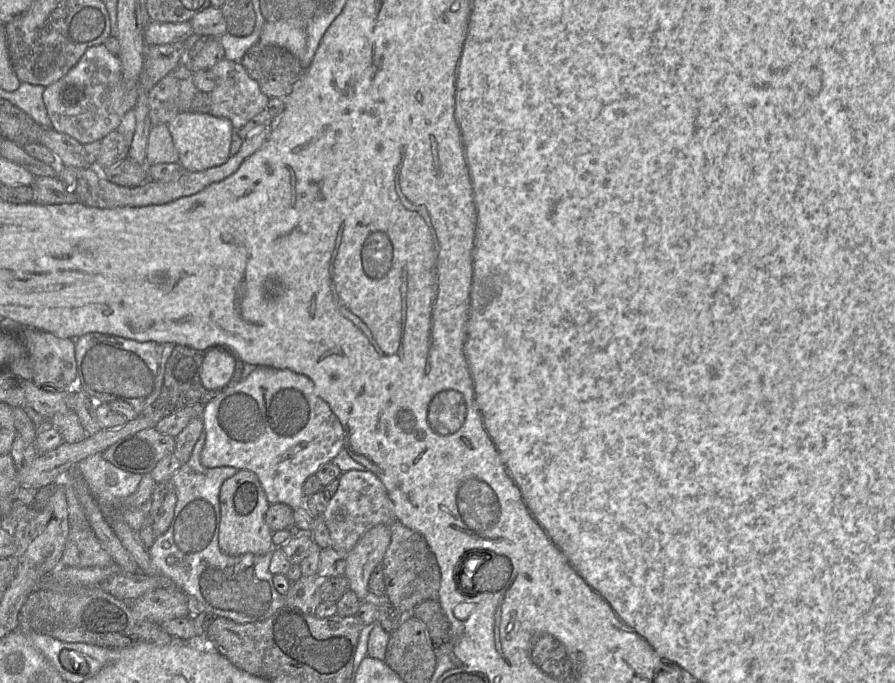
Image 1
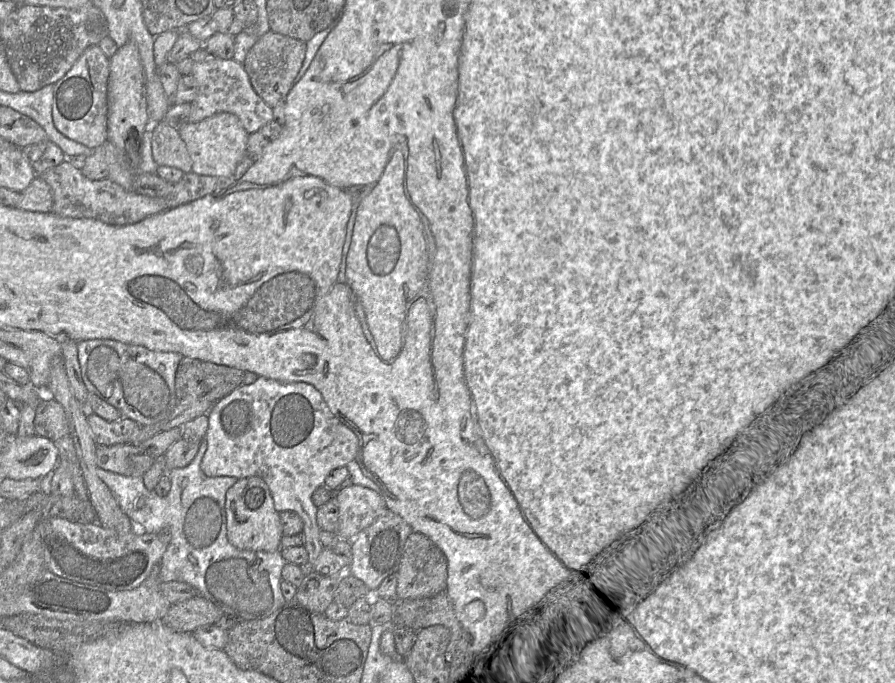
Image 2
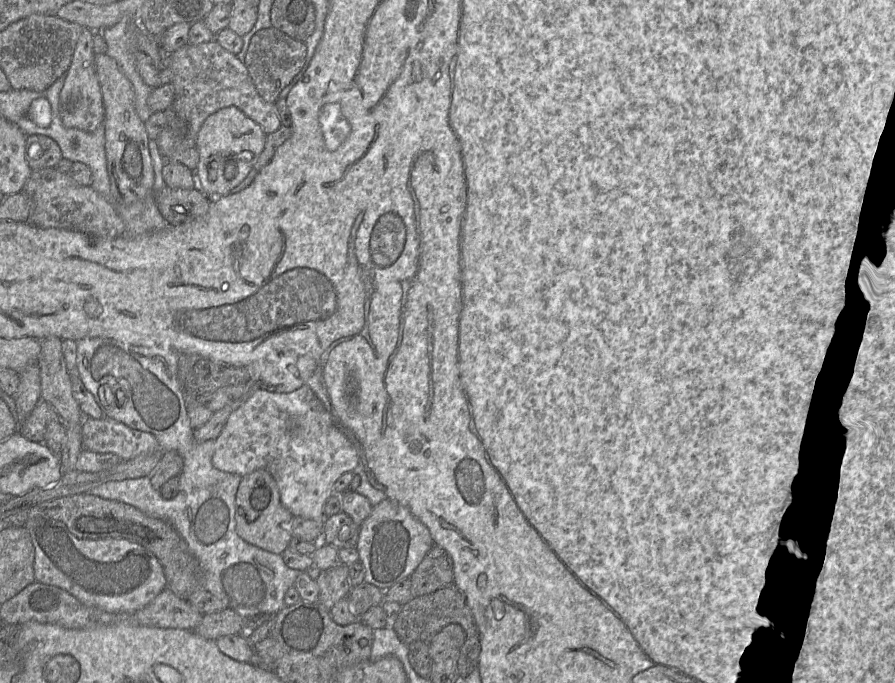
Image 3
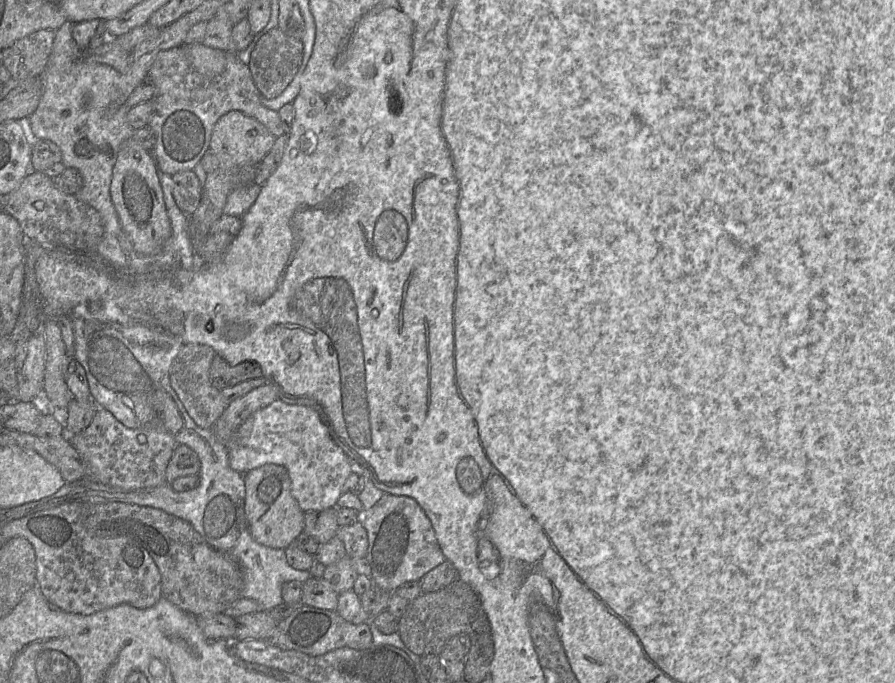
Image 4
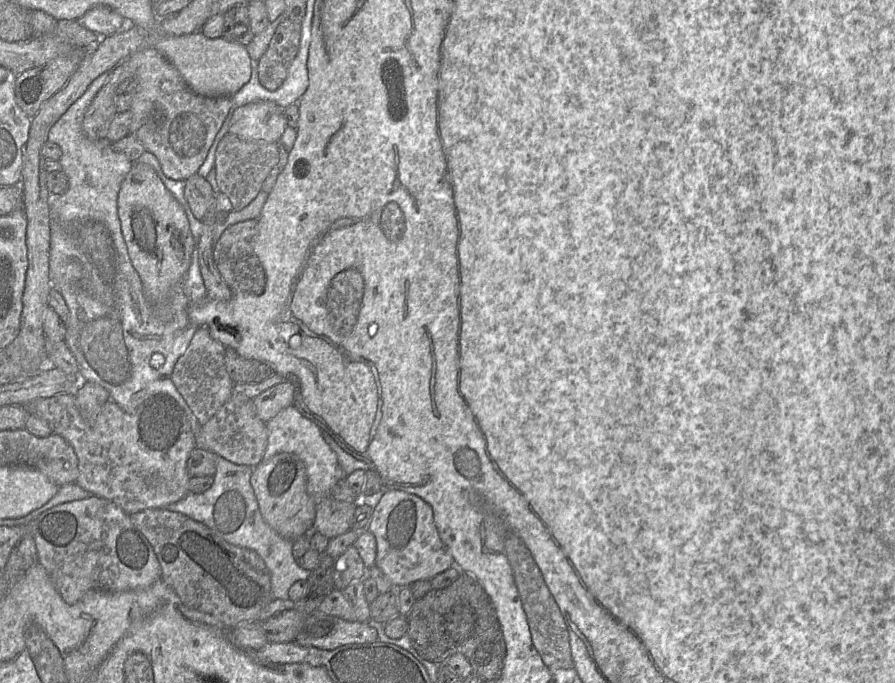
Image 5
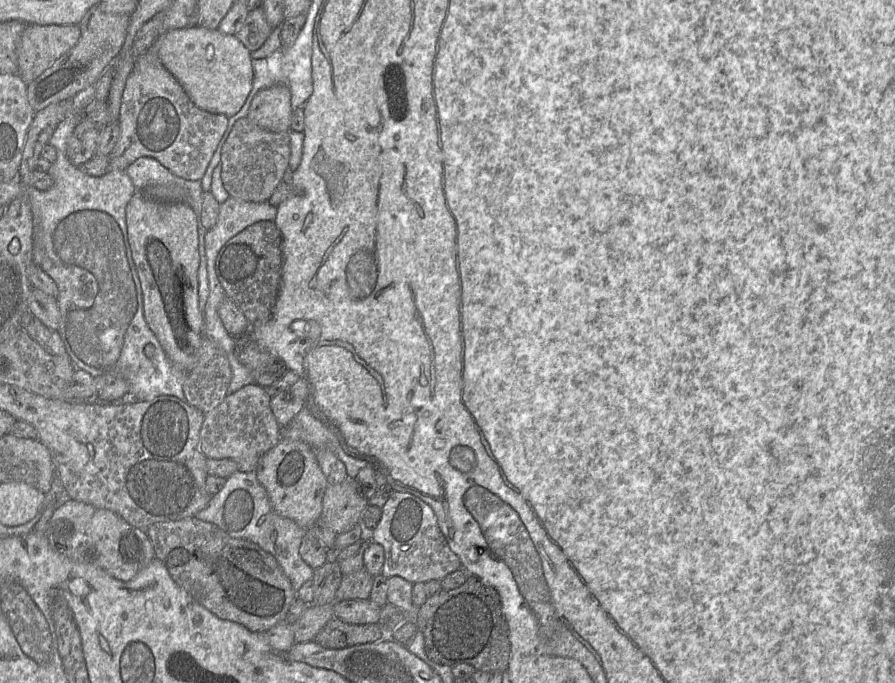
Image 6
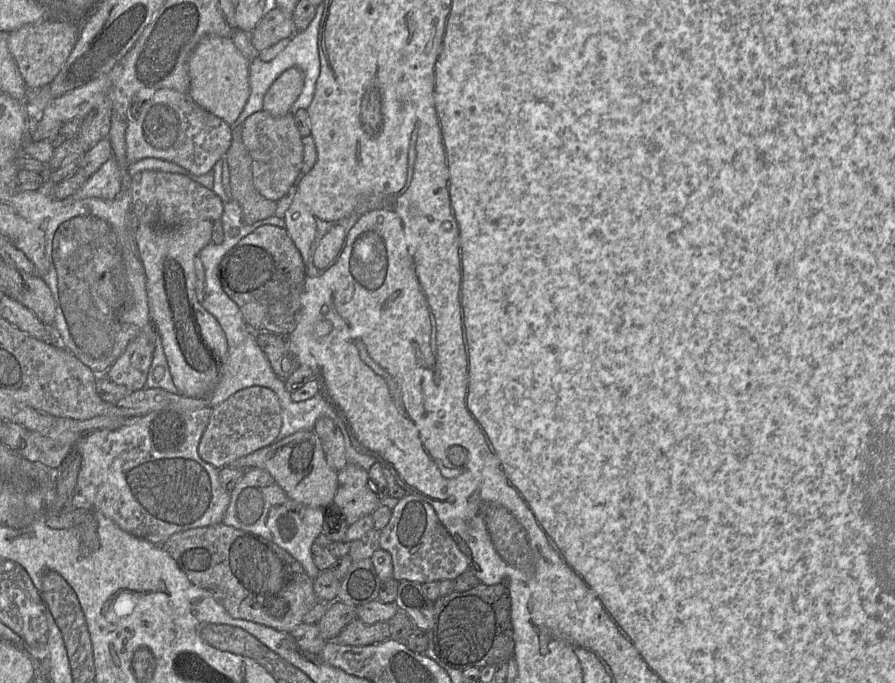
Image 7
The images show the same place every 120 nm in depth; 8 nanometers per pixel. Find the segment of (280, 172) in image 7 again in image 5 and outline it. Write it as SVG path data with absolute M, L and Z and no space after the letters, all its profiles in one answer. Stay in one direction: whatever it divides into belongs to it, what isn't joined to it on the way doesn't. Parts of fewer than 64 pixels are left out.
M227 133L220 142L215 155L217 184L221 193L227 195L236 210L249 205L262 190L270 171L279 161L279 144L265 141L245 141Z

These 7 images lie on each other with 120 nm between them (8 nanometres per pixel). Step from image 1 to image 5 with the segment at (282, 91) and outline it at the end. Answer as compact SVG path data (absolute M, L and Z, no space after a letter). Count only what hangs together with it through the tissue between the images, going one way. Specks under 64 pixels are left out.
M284 17L267 50L258 60L258 78L267 90L274 91L284 82L296 57L301 37L301 22Z

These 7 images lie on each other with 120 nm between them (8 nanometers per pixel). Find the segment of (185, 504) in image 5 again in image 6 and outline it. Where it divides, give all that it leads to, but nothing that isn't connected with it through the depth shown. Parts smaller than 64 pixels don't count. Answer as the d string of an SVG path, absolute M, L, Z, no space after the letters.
M238 470L227 477L222 489L211 497L208 505L198 512L195 518L216 525L230 537L254 542L270 553L289 578L295 591L305 582L312 580L314 570L303 561L299 553L307 529L275 512L265 488L257 480L256 471Z

